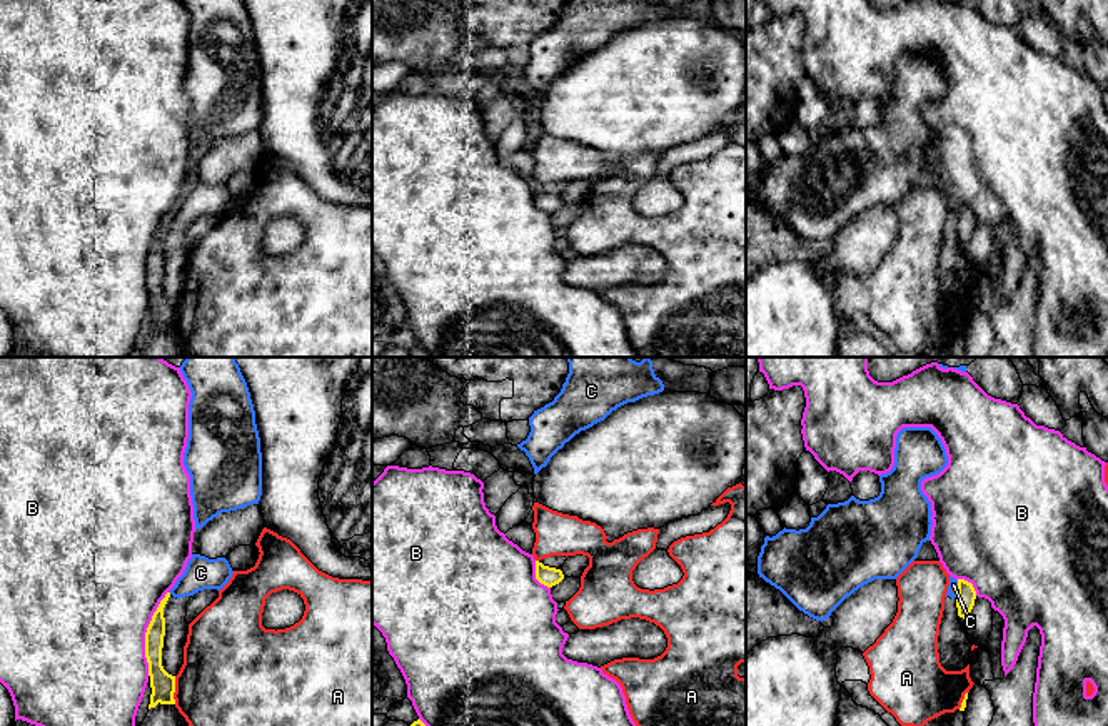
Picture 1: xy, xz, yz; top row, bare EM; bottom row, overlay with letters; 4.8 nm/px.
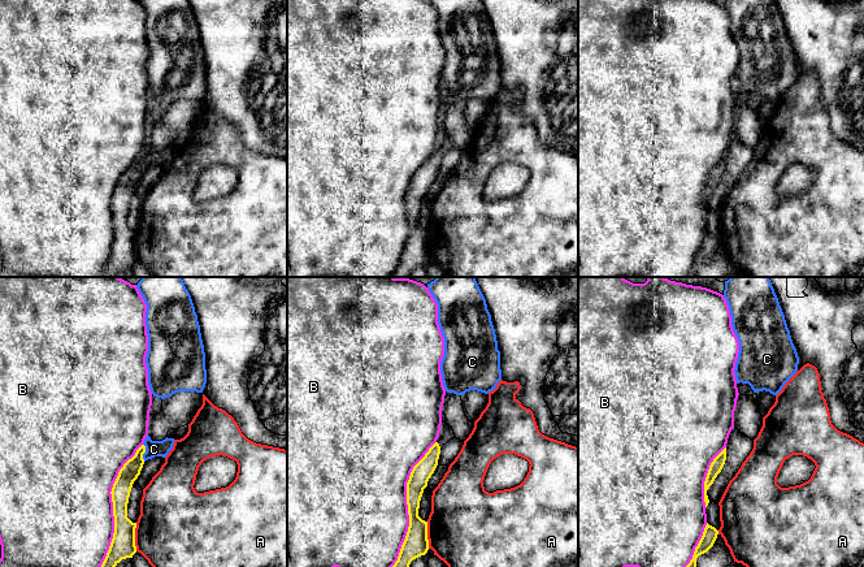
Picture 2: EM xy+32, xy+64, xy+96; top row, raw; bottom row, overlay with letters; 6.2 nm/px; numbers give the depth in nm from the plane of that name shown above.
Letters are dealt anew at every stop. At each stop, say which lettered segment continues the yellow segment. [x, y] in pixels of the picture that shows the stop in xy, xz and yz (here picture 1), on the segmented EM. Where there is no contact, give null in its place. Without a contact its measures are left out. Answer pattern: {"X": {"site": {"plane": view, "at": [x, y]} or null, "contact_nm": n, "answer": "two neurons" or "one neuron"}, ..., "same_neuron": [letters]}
{"A": {"site": {"plane": "xy", "at": [174, 690]}, "contact_nm": 140, "answer": "two neurons"}, "B": {"site": {"plane": "xy", "at": [146, 633]}, "contact_nm": 420, "answer": "two neurons"}, "C": {"site": {"plane": "yz", "at": [958, 589]}, "contact_nm": 80, "answer": "two neurons"}, "same_neuron": []}

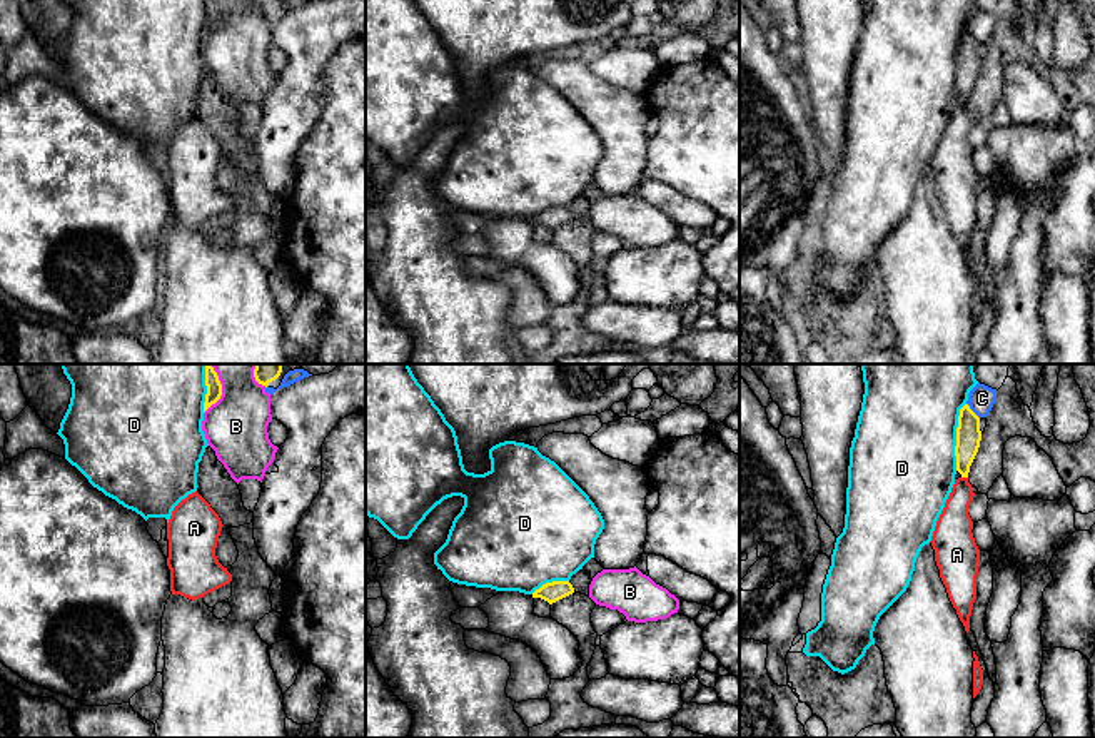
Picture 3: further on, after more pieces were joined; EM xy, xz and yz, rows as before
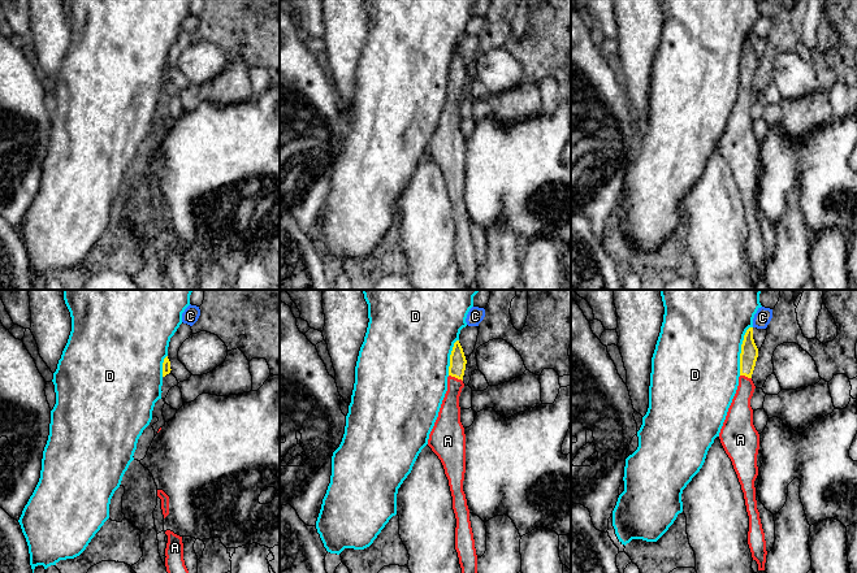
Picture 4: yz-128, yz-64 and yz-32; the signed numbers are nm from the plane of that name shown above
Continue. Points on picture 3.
{"A": {"site": {"plane": "yz", "at": [965, 476]}, "contact_nm": 30, "answer": "one neuron"}, "B": {"site": {"plane": "xy", "at": [221, 389]}, "contact_nm": 240, "answer": "two neurons"}, "C": {"site": {"plane": "yz", "at": [972, 411]}, "contact_nm": 100, "answer": "two neurons"}, "D": {"site": {"plane": "yz", "at": [957, 436]}, "contact_nm": 340, "answer": "two neurons"}, "same_neuron": ["A"]}

